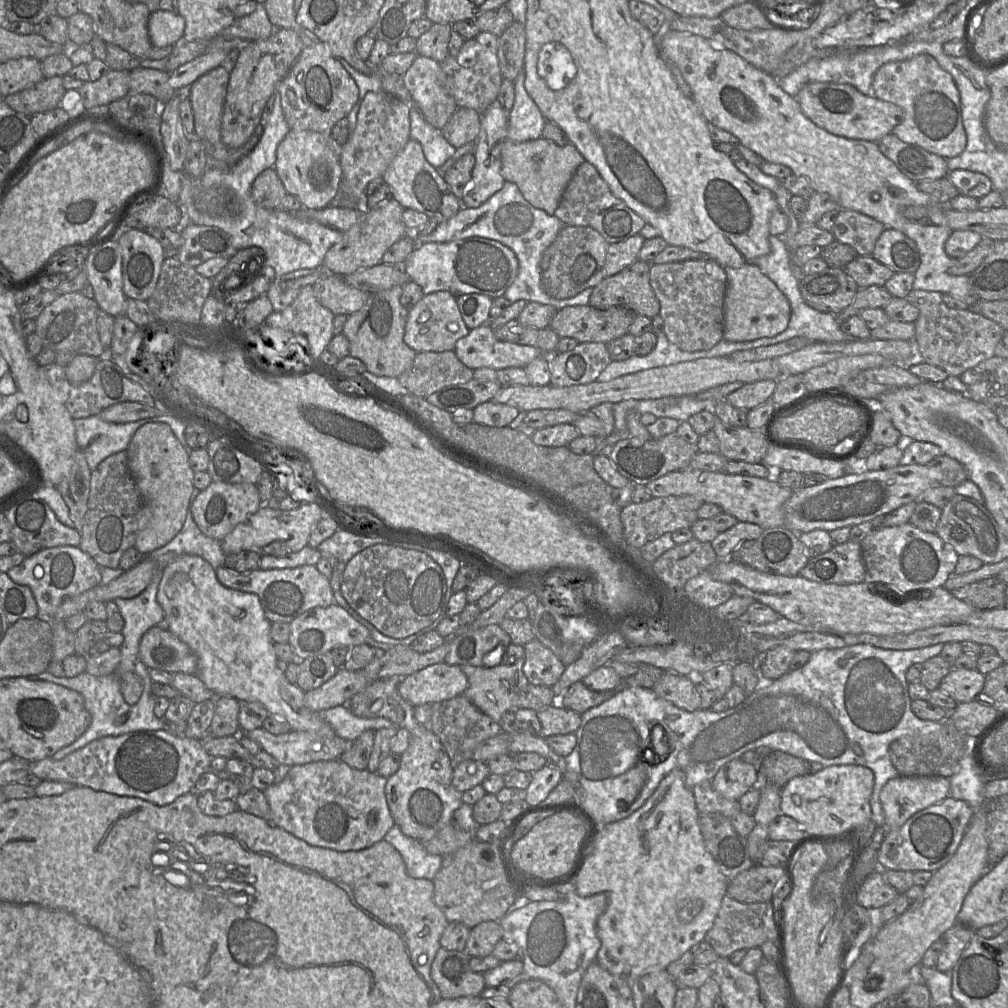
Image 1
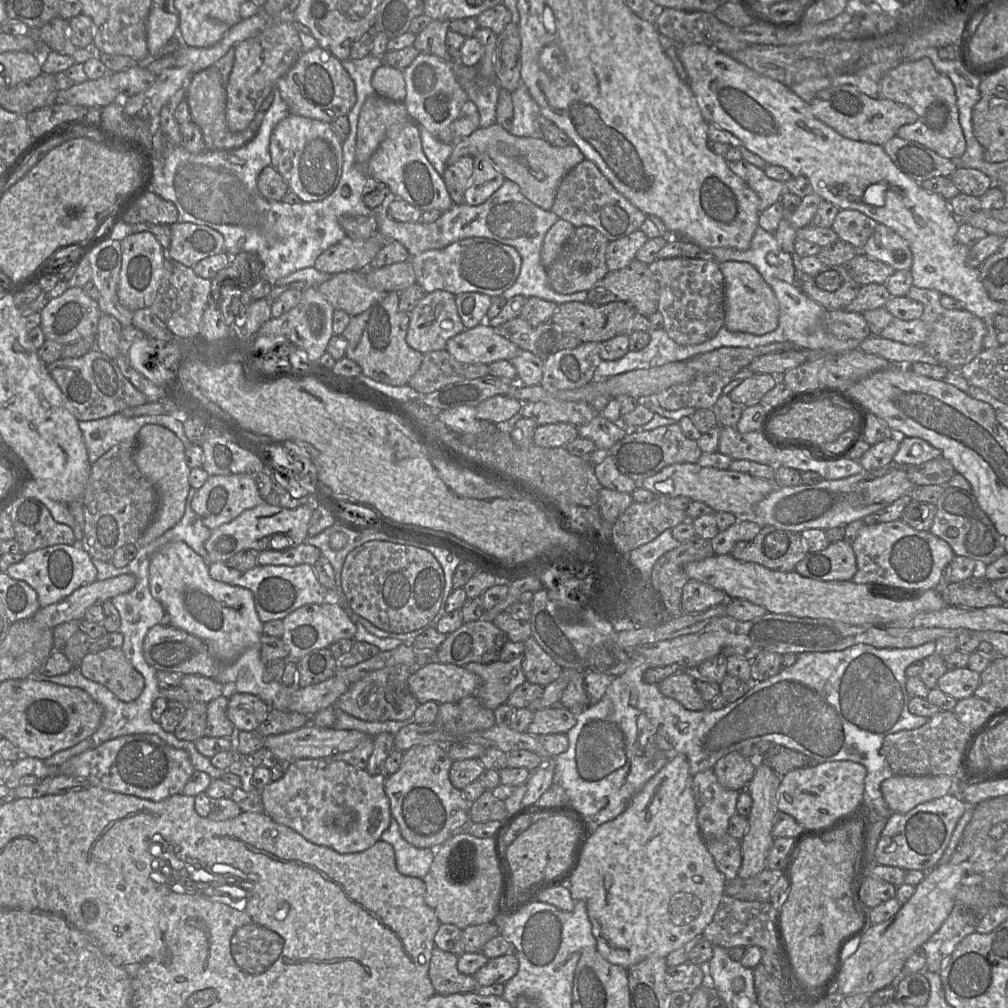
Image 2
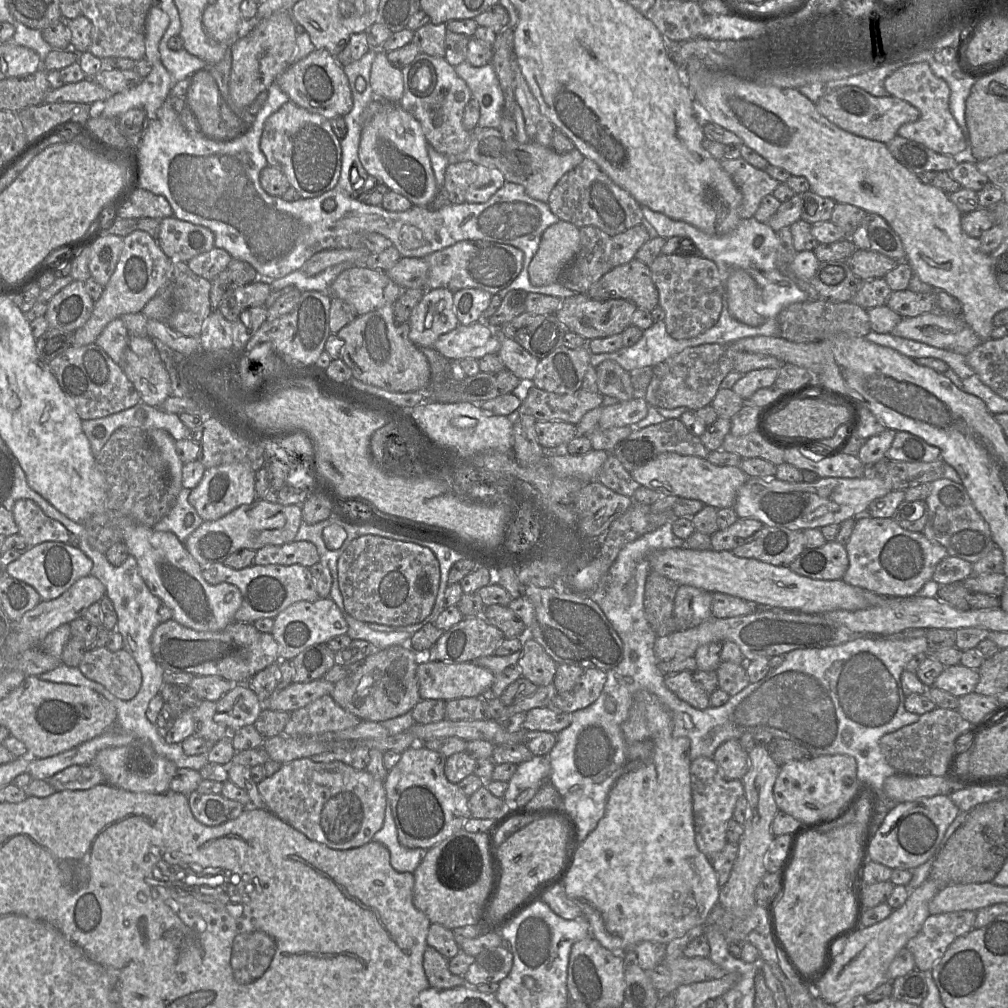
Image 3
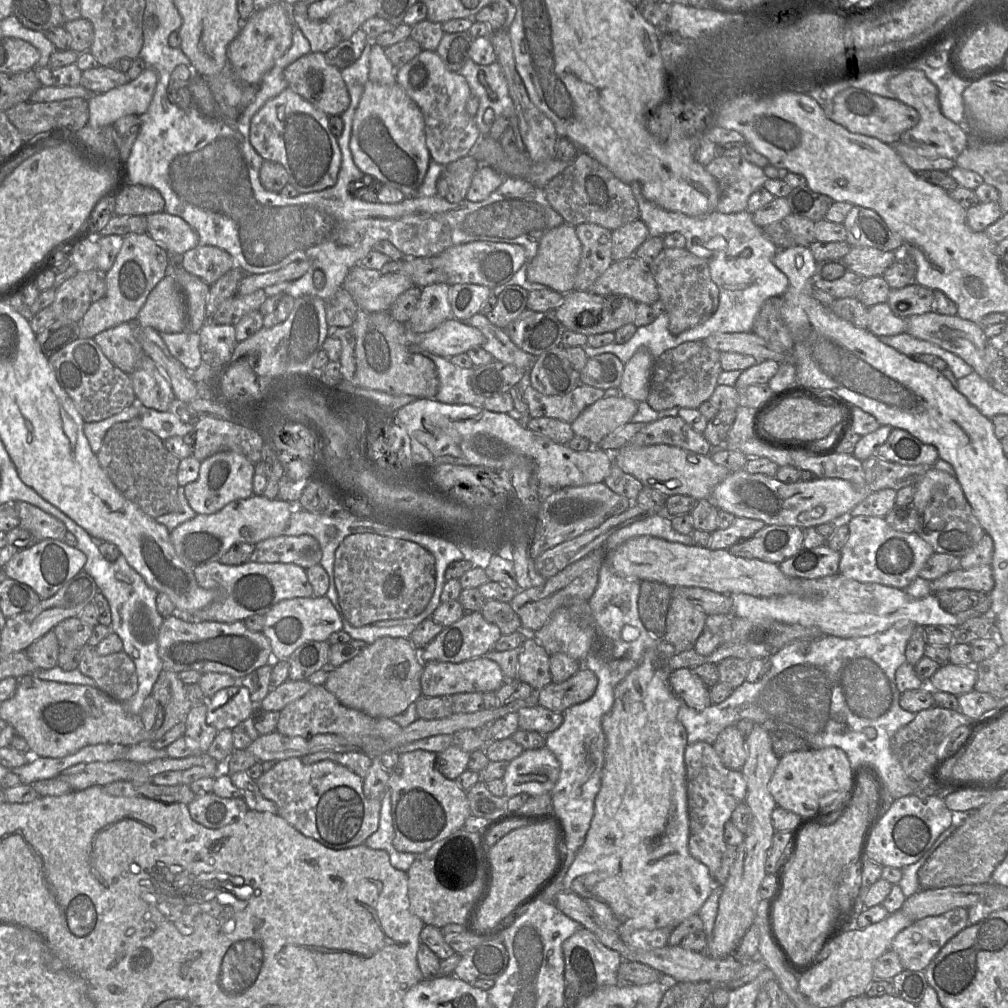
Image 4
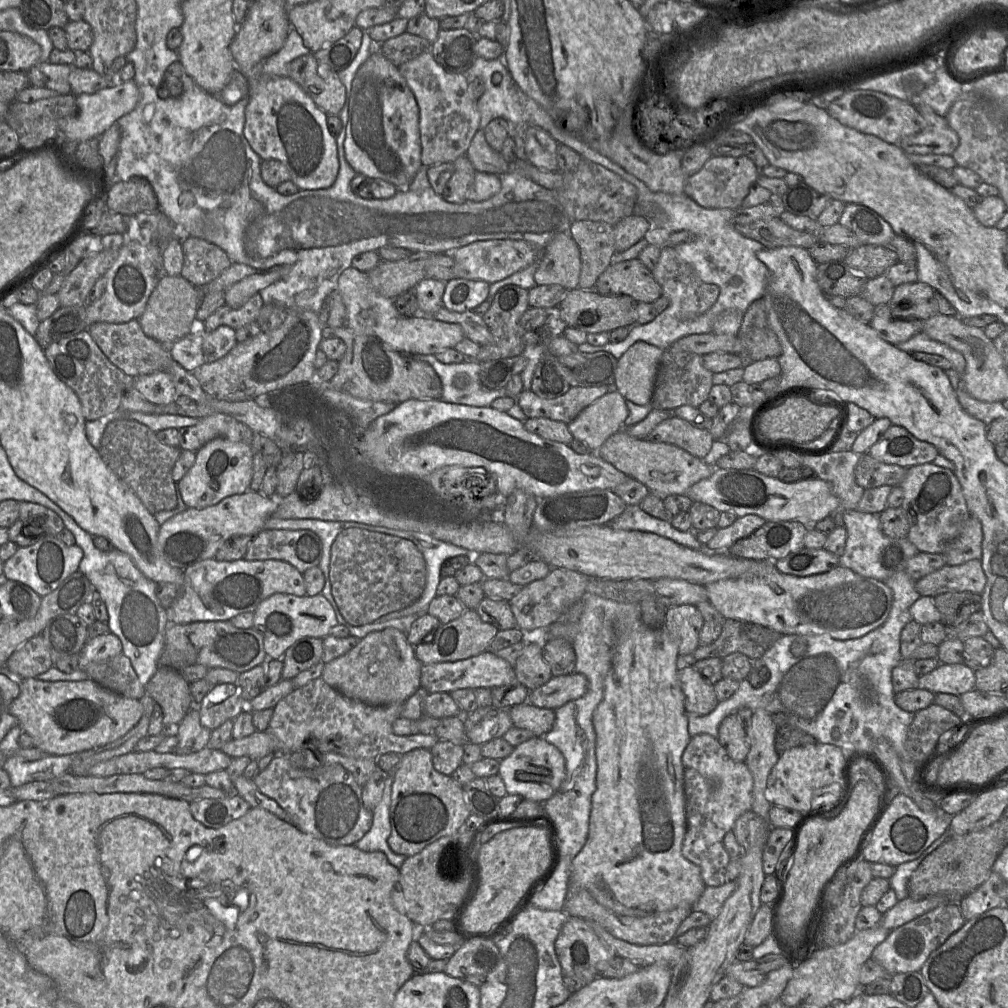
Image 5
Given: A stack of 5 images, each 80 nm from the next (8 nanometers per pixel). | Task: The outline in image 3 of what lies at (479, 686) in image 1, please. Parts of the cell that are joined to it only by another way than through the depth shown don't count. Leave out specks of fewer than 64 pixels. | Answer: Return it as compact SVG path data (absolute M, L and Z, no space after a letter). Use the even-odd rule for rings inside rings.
M517 651L508 656L483 656L470 662L487 668L493 673L494 682L488 695L499 698L511 683L521 677L519 668L520 657L521 651Z

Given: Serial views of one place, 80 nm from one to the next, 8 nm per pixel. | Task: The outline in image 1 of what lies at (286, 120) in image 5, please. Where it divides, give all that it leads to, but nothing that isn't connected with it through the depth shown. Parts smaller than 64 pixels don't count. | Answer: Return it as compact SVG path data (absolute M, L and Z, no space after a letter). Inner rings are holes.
M290 130L278 145L274 169L287 193L296 195L304 208L322 209L336 200L343 178L339 147L330 134L310 130Z

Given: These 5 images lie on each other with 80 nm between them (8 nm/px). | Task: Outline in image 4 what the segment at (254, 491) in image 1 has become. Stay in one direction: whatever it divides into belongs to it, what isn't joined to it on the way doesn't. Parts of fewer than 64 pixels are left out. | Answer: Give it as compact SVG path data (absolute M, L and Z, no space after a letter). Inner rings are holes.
M233 451L217 452L201 461L198 478L185 485L185 496L197 514L213 514L228 503L251 497L253 493L254 464Z

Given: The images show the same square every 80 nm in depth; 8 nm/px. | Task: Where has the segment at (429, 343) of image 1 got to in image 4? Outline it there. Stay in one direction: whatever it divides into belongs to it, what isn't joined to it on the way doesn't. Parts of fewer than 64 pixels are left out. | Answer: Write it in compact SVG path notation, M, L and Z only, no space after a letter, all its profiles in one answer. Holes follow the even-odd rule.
M438 282L422 288L420 299L409 320L412 331L429 332L443 322L453 319L448 300L449 287L444 282Z

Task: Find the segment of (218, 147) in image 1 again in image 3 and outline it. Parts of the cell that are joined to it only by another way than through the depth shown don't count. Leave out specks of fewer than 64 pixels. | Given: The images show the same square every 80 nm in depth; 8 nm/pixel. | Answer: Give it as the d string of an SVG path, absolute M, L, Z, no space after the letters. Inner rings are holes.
M209 67L202 69L196 73L194 73L190 77L190 84L186 93L186 103L188 104L189 108L193 112L194 116L197 119L197 122L199 124L200 131L207 137L211 139L215 139L218 141L228 141L232 140L234 138L237 138L238 136L244 134L246 131L250 129L252 126L257 113L260 111L260 109L263 107L264 103L266 102L268 98L268 91L261 92L256 99L246 108L244 108L240 113L234 113L231 109L231 99L230 99L230 93L229 93L229 100L226 101L222 98L218 85L211 75L209 71Z

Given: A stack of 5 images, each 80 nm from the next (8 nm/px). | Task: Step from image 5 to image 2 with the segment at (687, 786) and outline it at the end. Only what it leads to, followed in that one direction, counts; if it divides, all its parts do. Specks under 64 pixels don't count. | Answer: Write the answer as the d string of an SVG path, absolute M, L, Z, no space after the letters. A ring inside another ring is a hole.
M713 769L692 777L692 789L697 808L697 823L704 842L721 839L728 830L730 818L736 814L740 791L719 784Z

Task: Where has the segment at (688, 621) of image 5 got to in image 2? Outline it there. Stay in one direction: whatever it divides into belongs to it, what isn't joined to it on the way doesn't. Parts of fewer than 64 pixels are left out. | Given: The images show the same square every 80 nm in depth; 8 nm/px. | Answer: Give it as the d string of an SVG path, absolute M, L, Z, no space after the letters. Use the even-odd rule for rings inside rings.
M689 579L682 590L683 613L698 613L708 610L727 600L726 594L700 581Z

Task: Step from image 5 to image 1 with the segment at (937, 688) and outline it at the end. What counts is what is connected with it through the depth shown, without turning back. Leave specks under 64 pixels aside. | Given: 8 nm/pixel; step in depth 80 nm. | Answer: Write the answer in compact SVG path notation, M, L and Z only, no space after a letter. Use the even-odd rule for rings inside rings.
M977 669L951 670L940 682L939 689L957 703L970 702L982 691L985 675Z

